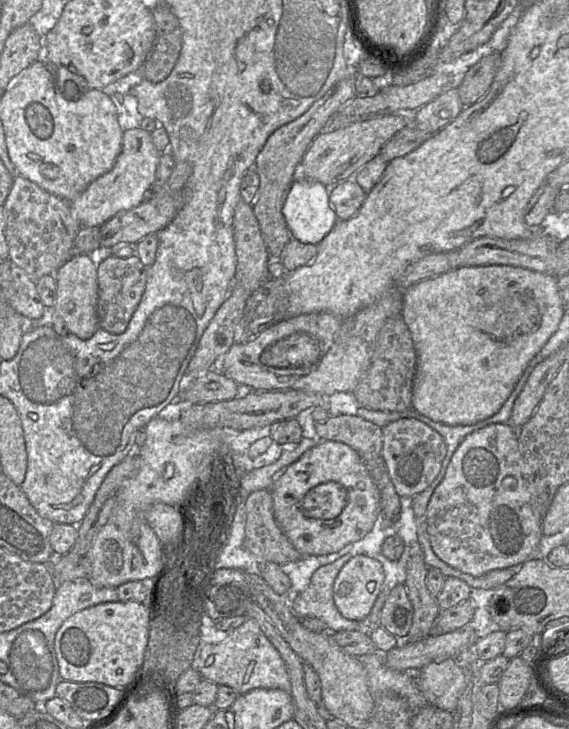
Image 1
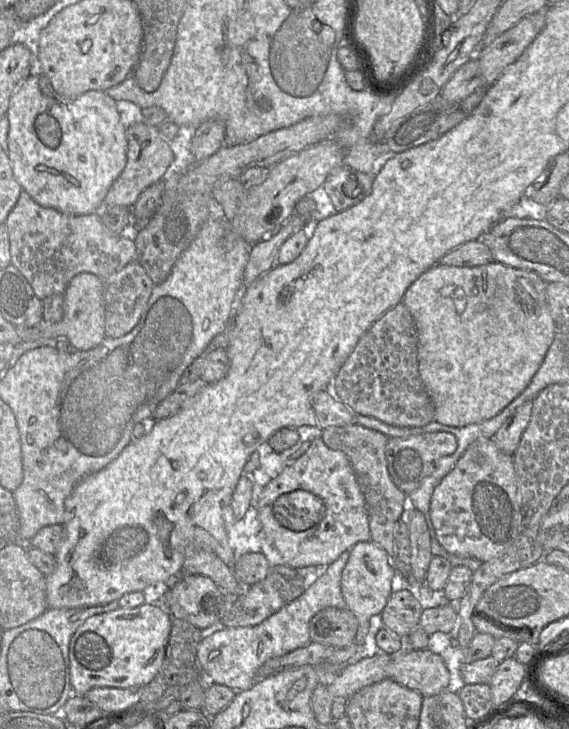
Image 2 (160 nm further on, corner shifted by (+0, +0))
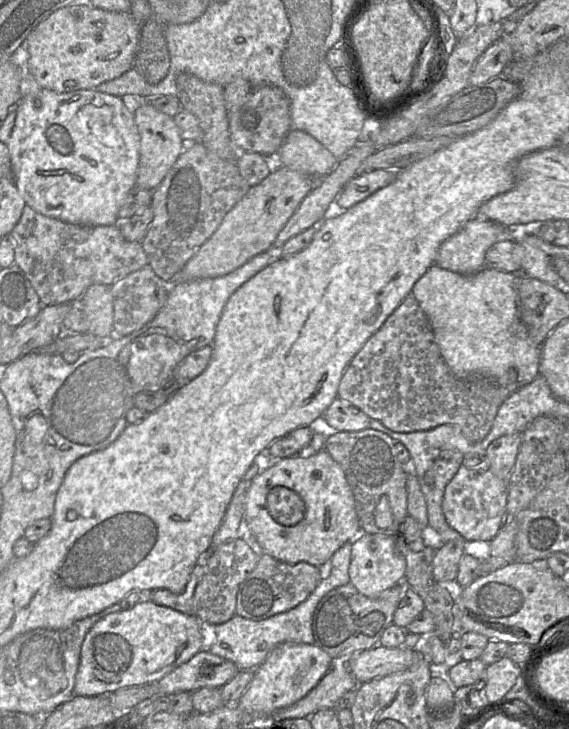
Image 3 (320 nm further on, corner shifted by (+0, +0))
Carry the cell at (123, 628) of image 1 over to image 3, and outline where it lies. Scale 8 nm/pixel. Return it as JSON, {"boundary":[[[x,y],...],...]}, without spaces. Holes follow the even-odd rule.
{"boundary":[[[141,601],[130,609],[111,613],[96,622],[83,640],[74,695],[97,696],[124,687],[158,682],[199,652],[202,642],[200,620],[196,616],[181,613],[152,601]]]}

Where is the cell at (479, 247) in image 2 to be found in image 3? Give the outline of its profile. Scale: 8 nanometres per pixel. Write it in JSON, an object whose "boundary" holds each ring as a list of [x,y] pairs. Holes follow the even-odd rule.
{"boundary":[[[502,240],[486,252],[487,267],[508,273],[521,273],[523,249],[515,240]]]}

